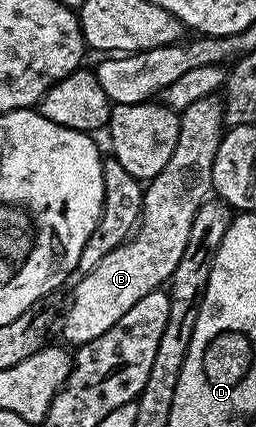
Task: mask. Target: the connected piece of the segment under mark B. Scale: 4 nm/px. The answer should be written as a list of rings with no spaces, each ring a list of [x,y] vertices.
[[[218,94],[201,97],[201,101],[193,101],[193,105],[189,105],[180,114],[177,149],[173,149],[169,165],[165,165],[165,169],[146,184],[143,212],[139,215],[138,227],[130,239],[113,249],[113,253],[105,253],[105,257],[101,257],[97,269],[85,273],[78,280],[80,283],[76,285],[75,292],[71,295],[71,304],[63,315],[64,344],[82,345],[101,337],[101,333],[113,329],[113,325],[117,325],[117,321],[121,321],[121,317],[125,317],[125,313],[129,313],[129,309],[133,309],[133,305],[137,305],[141,297],[160,290],[170,280],[173,269],[177,269],[181,257],[185,254],[193,217],[197,217],[197,209],[201,209],[203,202],[212,194],[213,157],[217,157],[217,149],[224,134],[223,100]]]

